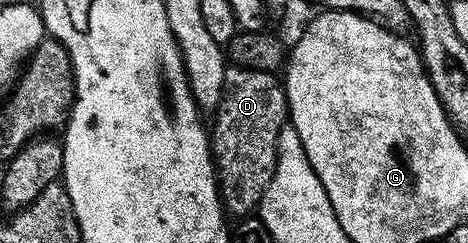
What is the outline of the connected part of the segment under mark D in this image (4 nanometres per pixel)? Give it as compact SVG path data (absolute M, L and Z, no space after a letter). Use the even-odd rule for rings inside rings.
M231 64L224 75L222 101L213 117L214 129L212 125L212 132L209 134L210 151L214 158L218 193L222 197L225 212L230 215L233 213L242 213L238 215L253 214L262 201L268 183L272 183L272 175L276 171L280 131L288 121L286 86L273 73L265 73L259 69L245 69L239 65Z

